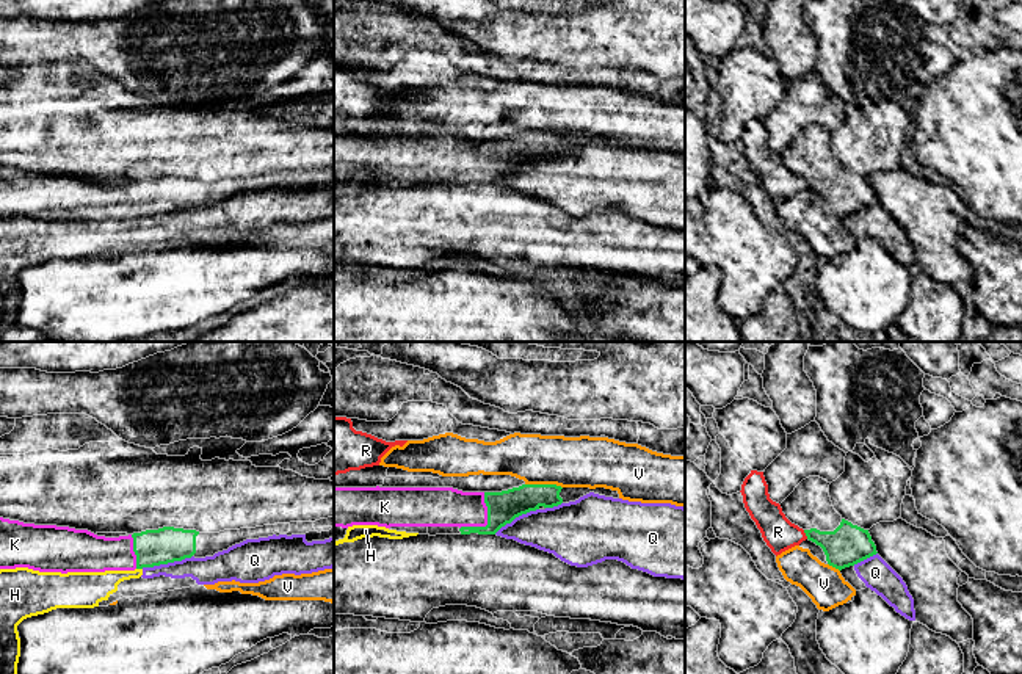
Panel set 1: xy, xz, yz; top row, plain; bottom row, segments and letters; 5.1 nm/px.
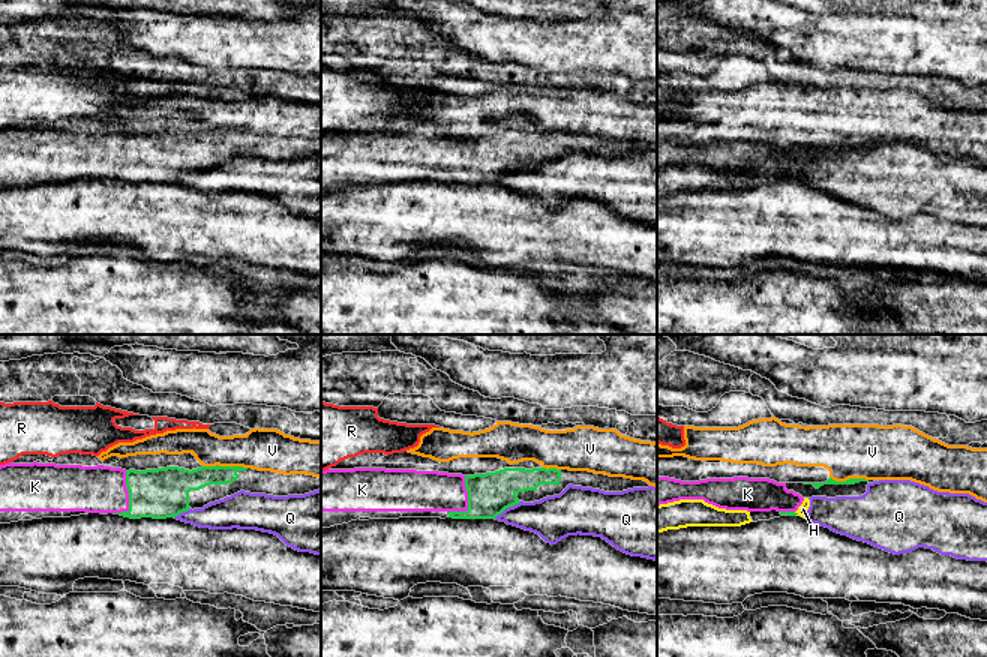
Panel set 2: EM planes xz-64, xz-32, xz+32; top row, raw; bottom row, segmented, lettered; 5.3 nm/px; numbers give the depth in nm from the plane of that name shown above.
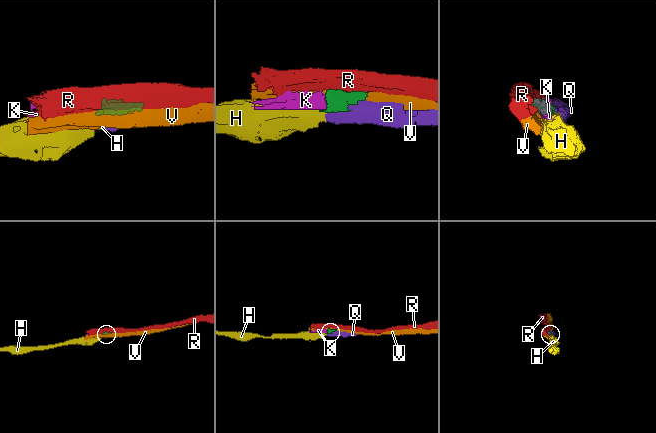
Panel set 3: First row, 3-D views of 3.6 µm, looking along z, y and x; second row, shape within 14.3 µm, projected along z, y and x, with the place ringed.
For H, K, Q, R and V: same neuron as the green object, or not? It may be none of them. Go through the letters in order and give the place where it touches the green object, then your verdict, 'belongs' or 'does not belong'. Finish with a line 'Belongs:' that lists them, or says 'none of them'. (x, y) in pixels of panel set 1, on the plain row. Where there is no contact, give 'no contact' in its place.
H: meets green in xy at (140, 217); does not belong
K: meets green in xz at (488, 171); belongs
Q: meets green in xy at (166, 212); does not belong
R: meets green in yz at (806, 184); does not belong
V: meets green in xz at (544, 134); does not belong
Belongs: K

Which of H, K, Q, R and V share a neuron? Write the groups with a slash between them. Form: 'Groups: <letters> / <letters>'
Groups: H Q / K / R / V

